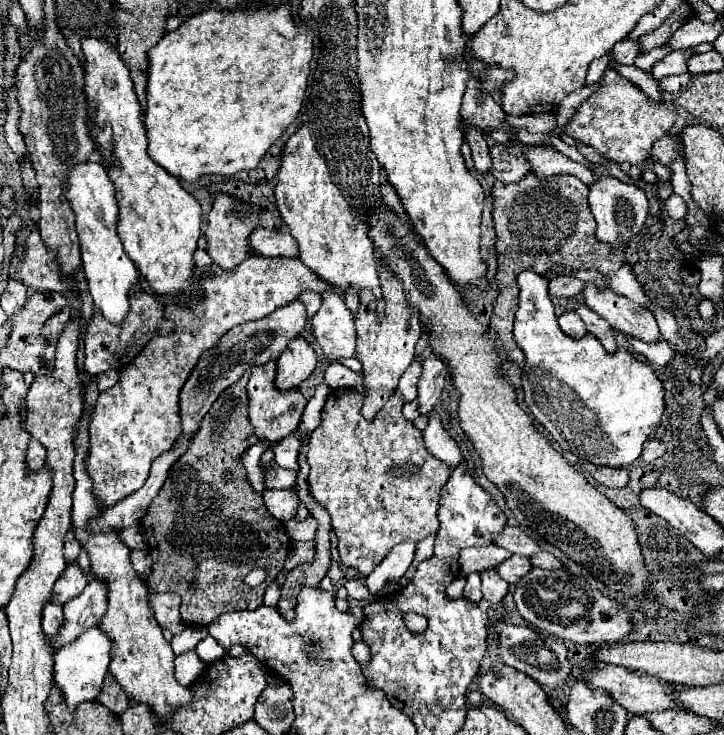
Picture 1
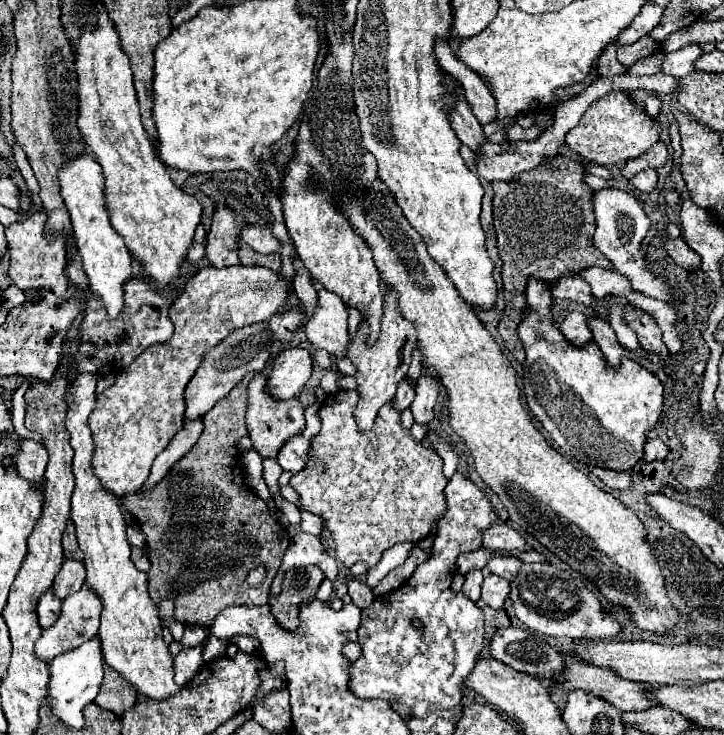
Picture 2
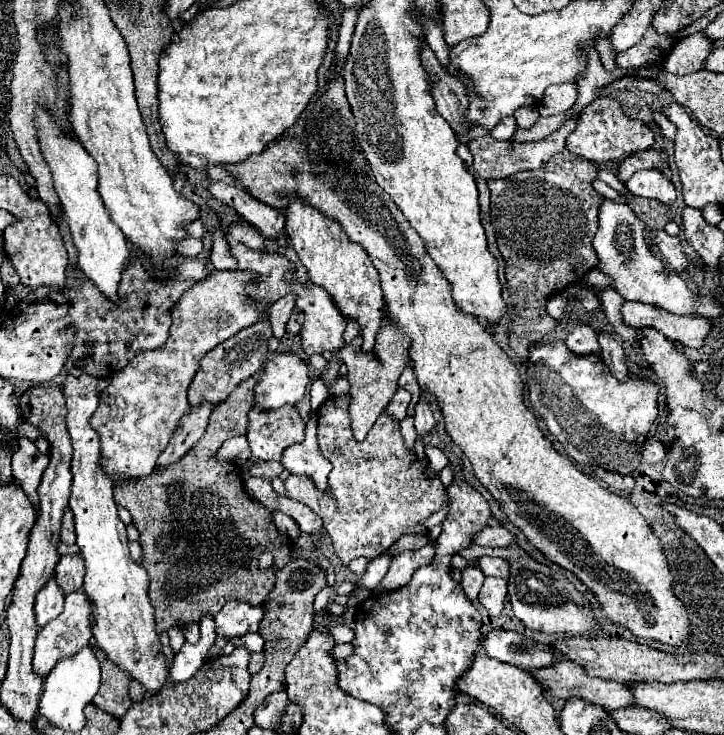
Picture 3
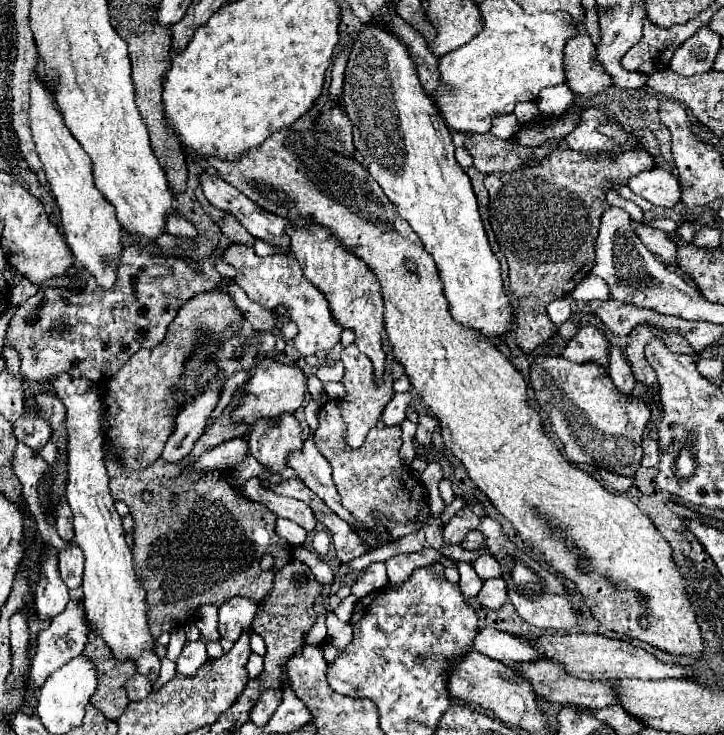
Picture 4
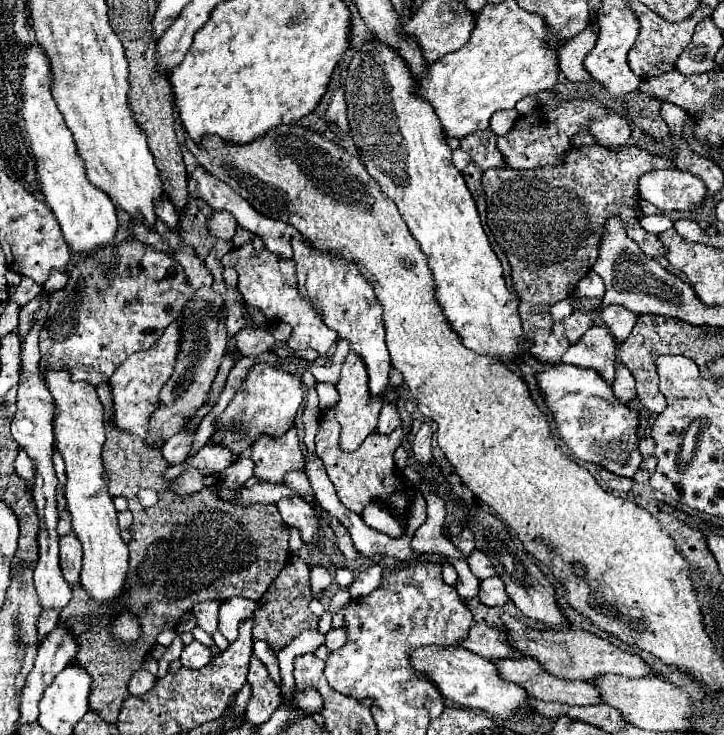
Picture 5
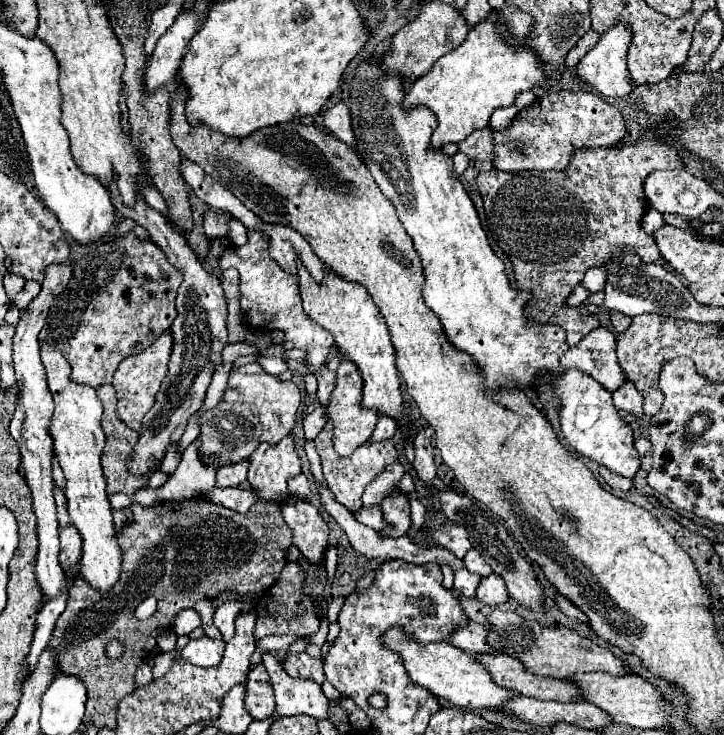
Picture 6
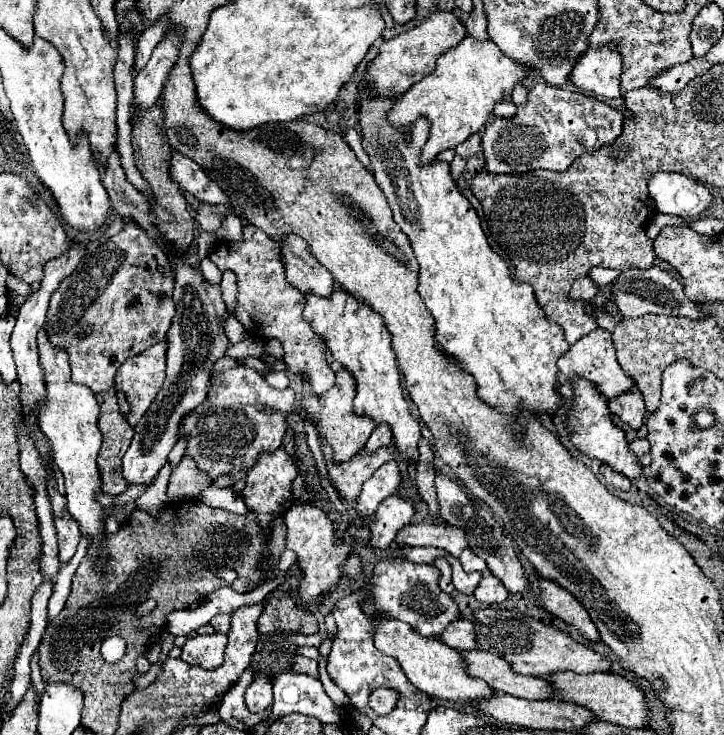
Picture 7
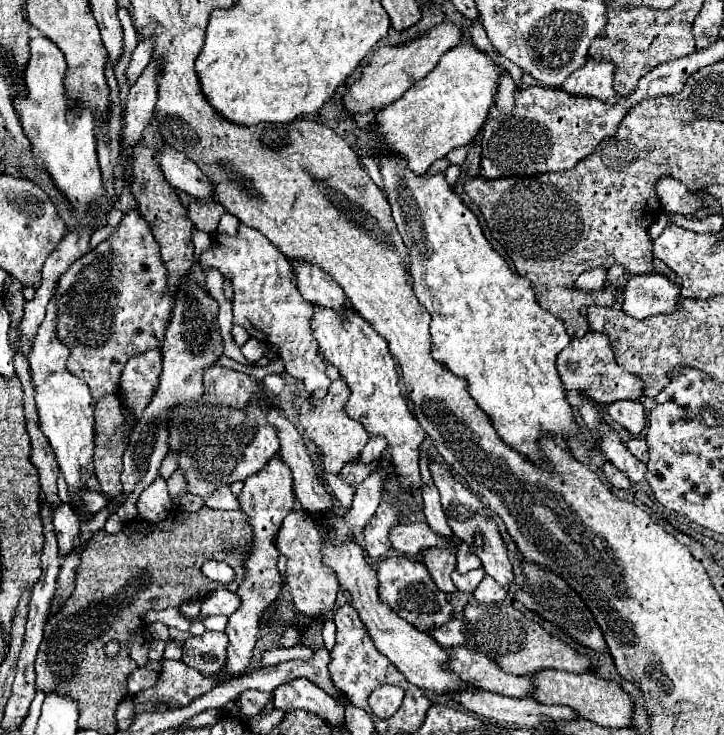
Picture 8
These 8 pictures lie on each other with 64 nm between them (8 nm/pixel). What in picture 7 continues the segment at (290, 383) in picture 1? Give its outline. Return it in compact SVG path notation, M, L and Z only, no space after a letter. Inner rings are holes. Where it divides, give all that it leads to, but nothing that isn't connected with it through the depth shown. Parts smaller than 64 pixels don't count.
M240 364L238 368L226 370L218 374L214 384L210 384L206 402L202 402L202 406L198 406L198 410L194 410L194 414L188 414L182 422L182 436L188 436L186 454L192 456L198 462L198 468L208 476L212 476L212 480L218 478L220 474L234 472L244 466L250 468L262 450L272 452L282 444L284 434L288 432L288 418L294 414L294 404L296 404L296 392L292 388L278 390L270 386L266 382L266 376L256 372L254 368Z

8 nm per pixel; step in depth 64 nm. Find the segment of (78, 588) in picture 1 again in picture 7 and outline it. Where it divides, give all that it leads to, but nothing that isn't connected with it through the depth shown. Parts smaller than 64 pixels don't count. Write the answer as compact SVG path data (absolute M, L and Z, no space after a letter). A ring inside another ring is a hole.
M66 512L62 518L54 518L56 524L56 532L58 532L58 548L60 548L60 562L70 562L72 556L76 554L78 542L82 538L78 524L70 518L70 514Z

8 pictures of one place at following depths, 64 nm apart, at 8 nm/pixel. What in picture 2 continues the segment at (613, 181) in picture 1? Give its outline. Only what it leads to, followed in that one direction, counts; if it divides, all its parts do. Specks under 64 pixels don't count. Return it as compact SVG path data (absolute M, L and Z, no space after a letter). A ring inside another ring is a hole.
M600 188L594 192L594 216L596 216L596 232L594 232L594 246L612 262L614 272L620 272L624 276L630 278L632 288L652 296L656 300L662 302L672 302L672 294L670 290L664 286L662 280L658 280L654 274L650 274L644 266L644 256L638 252L640 242L644 240L648 228L650 228L650 220L644 214L642 202L640 198L636 198L636 194L630 194L622 188Z

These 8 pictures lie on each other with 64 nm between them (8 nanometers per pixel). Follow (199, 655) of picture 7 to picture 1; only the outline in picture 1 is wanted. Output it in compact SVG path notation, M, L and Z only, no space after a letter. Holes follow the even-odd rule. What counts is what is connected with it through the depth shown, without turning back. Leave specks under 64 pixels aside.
M194 650L184 652L184 654L176 656L176 660L174 660L174 676L182 686L190 686L202 672L202 666L204 664Z

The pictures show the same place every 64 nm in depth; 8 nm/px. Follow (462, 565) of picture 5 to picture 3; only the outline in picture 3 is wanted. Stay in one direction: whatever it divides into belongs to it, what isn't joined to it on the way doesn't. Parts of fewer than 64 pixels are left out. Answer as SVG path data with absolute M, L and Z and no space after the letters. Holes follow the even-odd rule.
M466 568L466 570L462 570L462 582L460 582L460 586L464 588L468 600L476 600L478 598L484 578L486 576L484 576L484 572L480 568Z

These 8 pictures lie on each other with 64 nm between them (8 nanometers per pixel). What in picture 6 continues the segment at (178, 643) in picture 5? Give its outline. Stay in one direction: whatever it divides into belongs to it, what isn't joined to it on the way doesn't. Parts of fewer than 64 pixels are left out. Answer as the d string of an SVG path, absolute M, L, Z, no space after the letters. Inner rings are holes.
M172 650L172 652L162 652L162 654L158 654L154 662L156 662L154 668L152 668L154 678L162 678L162 674L168 672L170 666L172 666L172 662L174 662L174 650Z

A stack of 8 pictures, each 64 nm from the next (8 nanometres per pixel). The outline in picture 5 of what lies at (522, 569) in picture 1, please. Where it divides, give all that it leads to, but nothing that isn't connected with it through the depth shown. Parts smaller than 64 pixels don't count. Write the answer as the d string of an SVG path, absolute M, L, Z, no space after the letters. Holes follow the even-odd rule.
M474 550L474 552L470 554L468 564L470 564L470 570L472 570L480 580L496 576L496 570L494 570L494 566L490 564L488 556L486 556L484 552L480 552L480 550Z

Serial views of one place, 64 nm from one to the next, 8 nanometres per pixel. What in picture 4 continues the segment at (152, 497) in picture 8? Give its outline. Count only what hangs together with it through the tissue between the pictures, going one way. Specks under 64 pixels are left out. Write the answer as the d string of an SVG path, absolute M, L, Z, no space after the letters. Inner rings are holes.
M214 382L210 388L206 388L202 394L198 394L182 408L176 420L176 428L164 446L162 452L164 460L178 462L186 458L186 454L190 454L196 440L204 434L206 422L218 404L218 398L220 398L220 384Z

